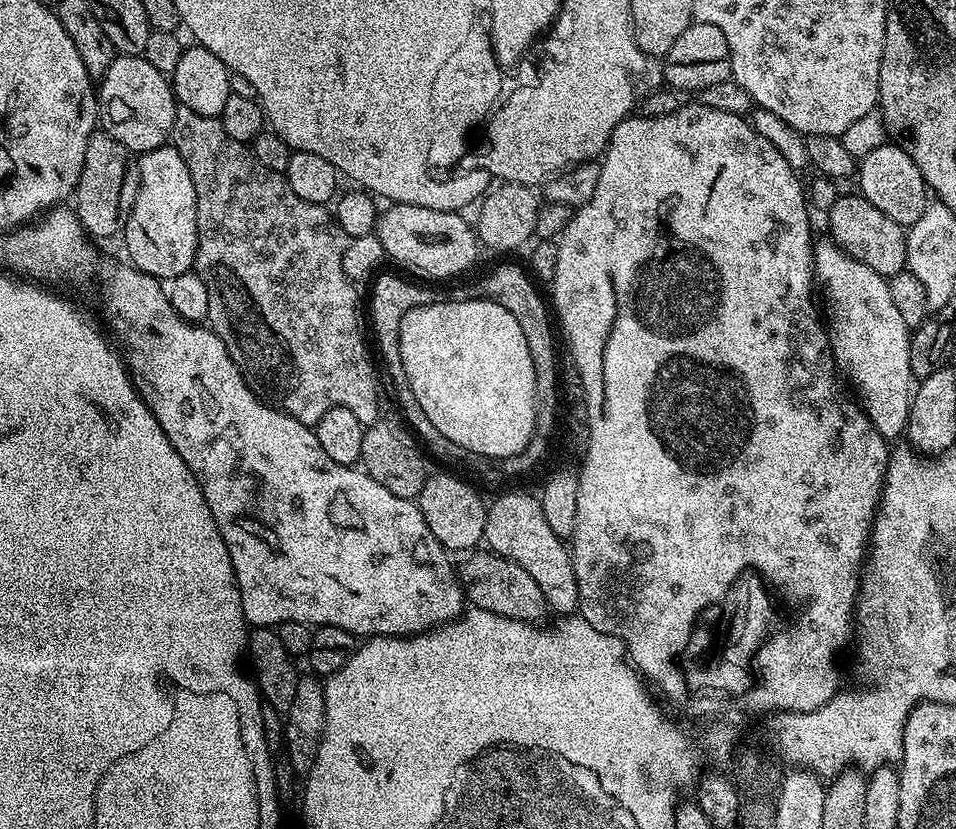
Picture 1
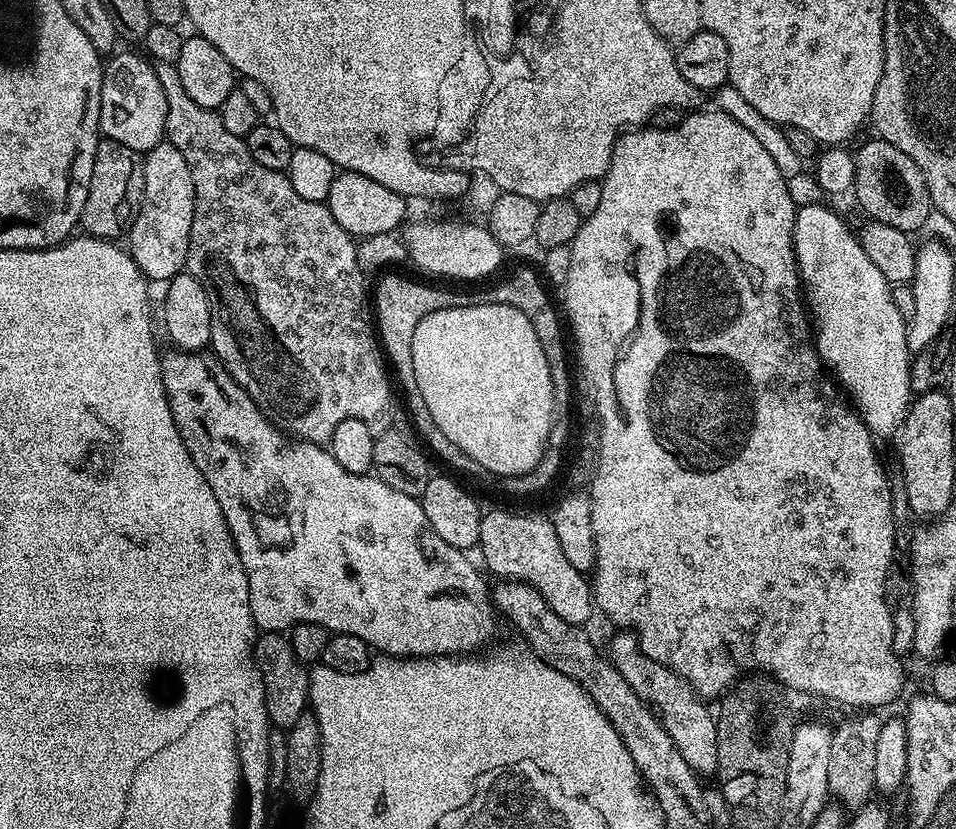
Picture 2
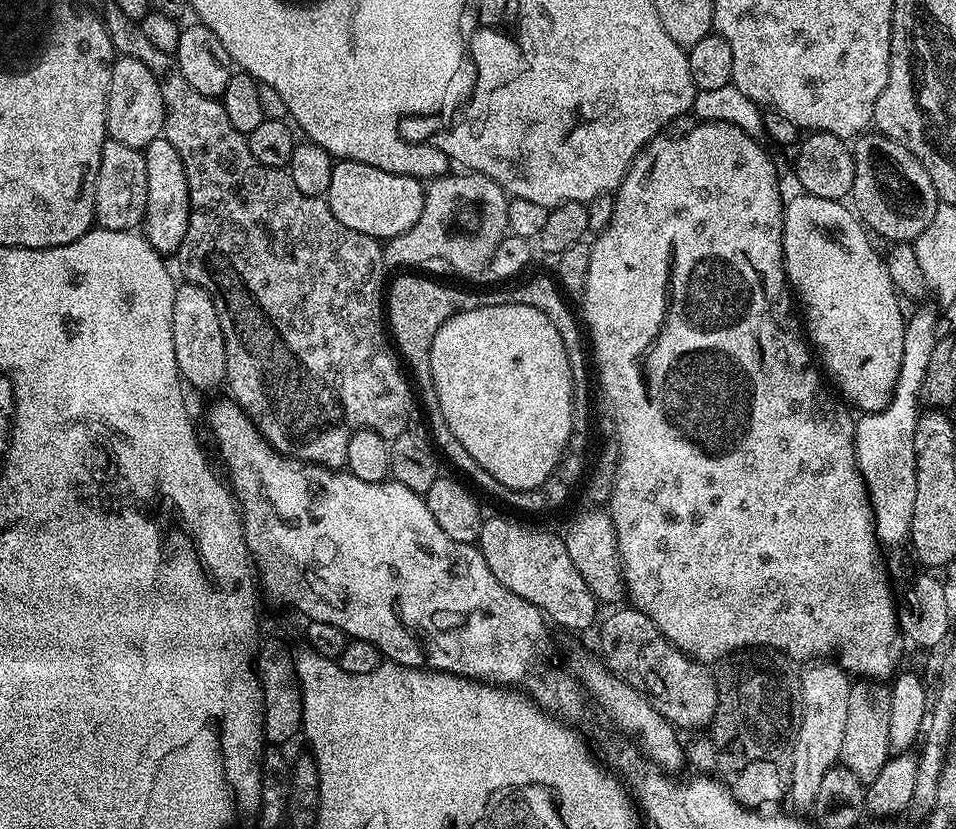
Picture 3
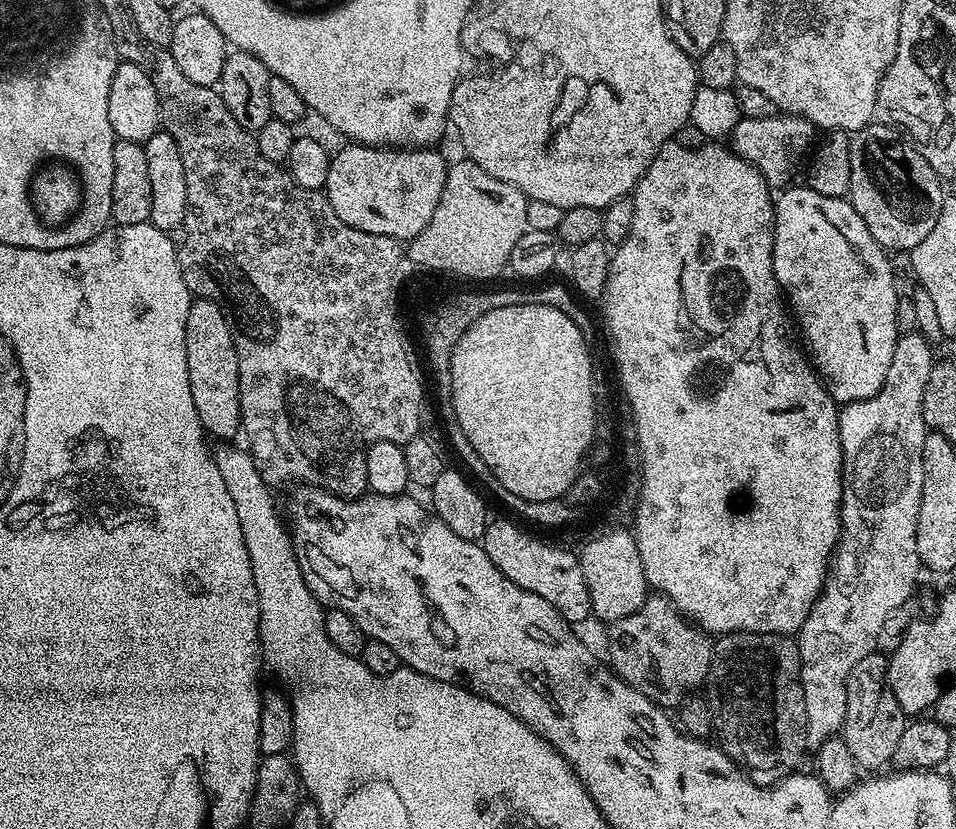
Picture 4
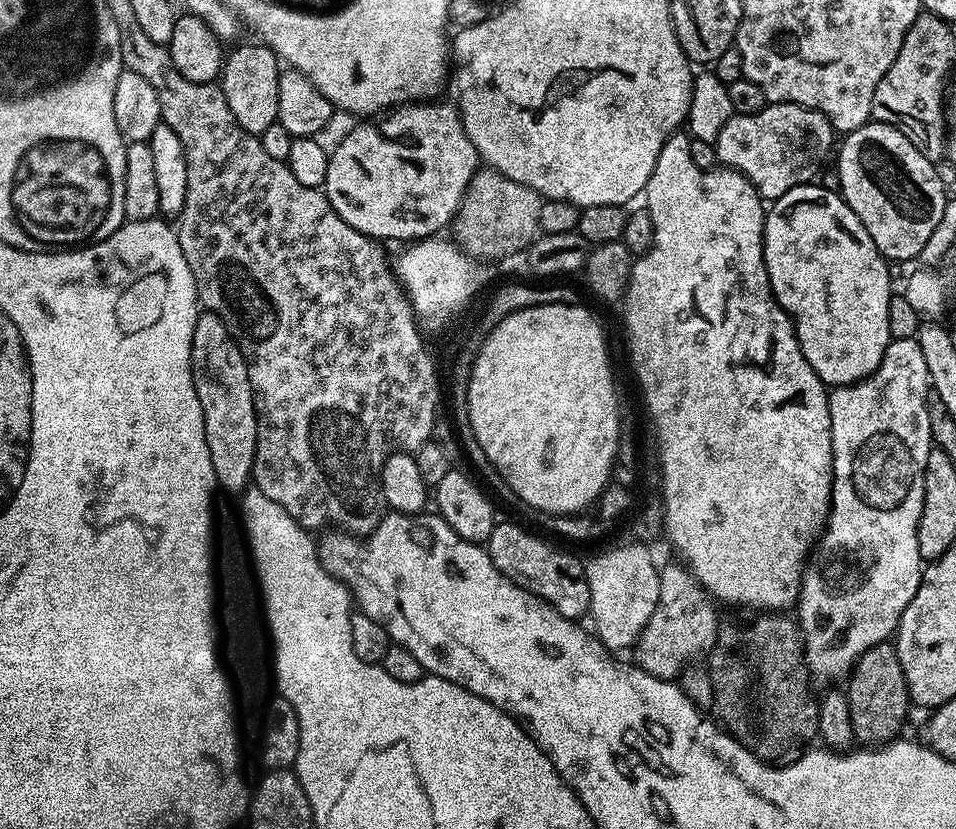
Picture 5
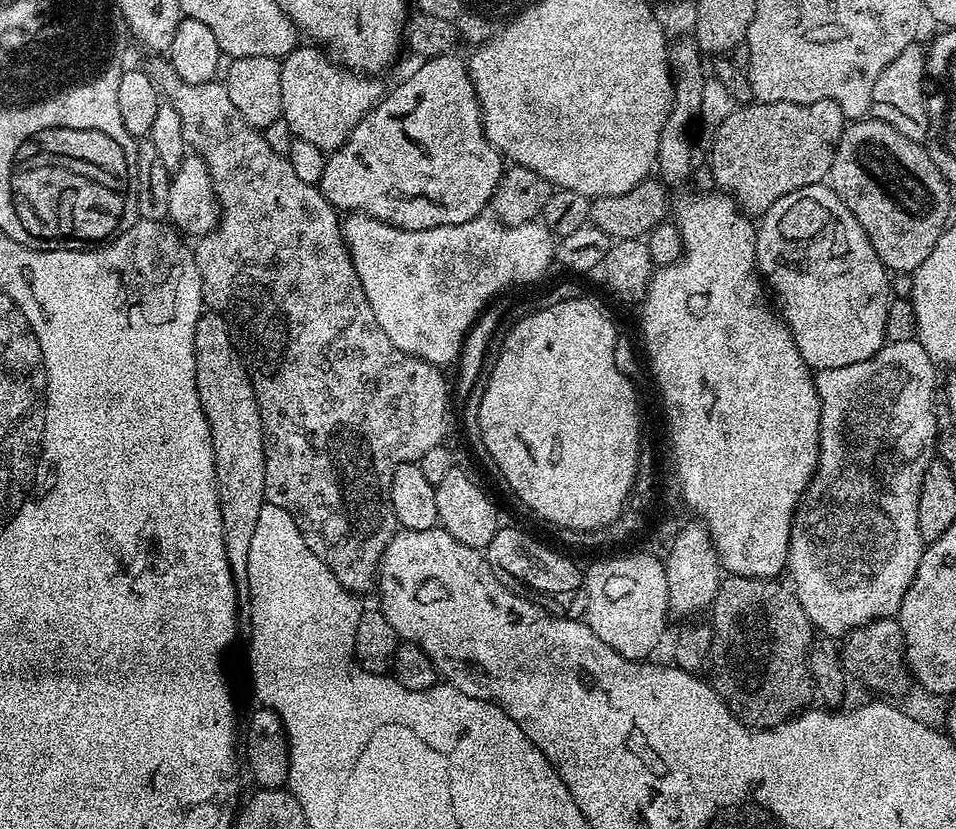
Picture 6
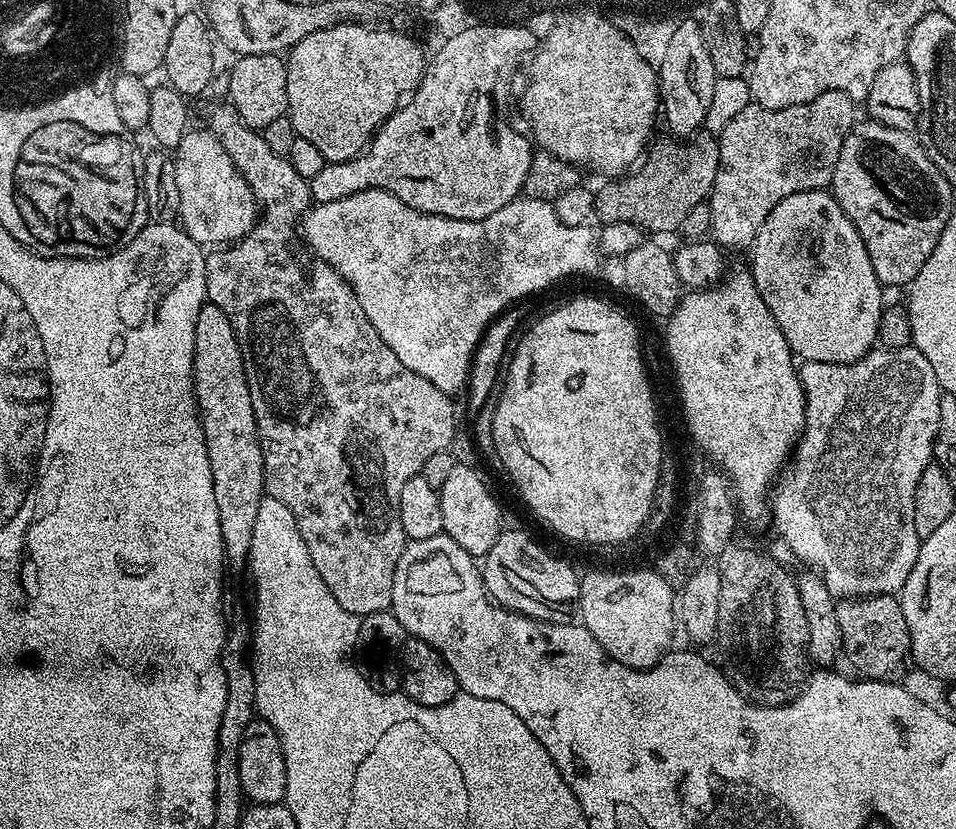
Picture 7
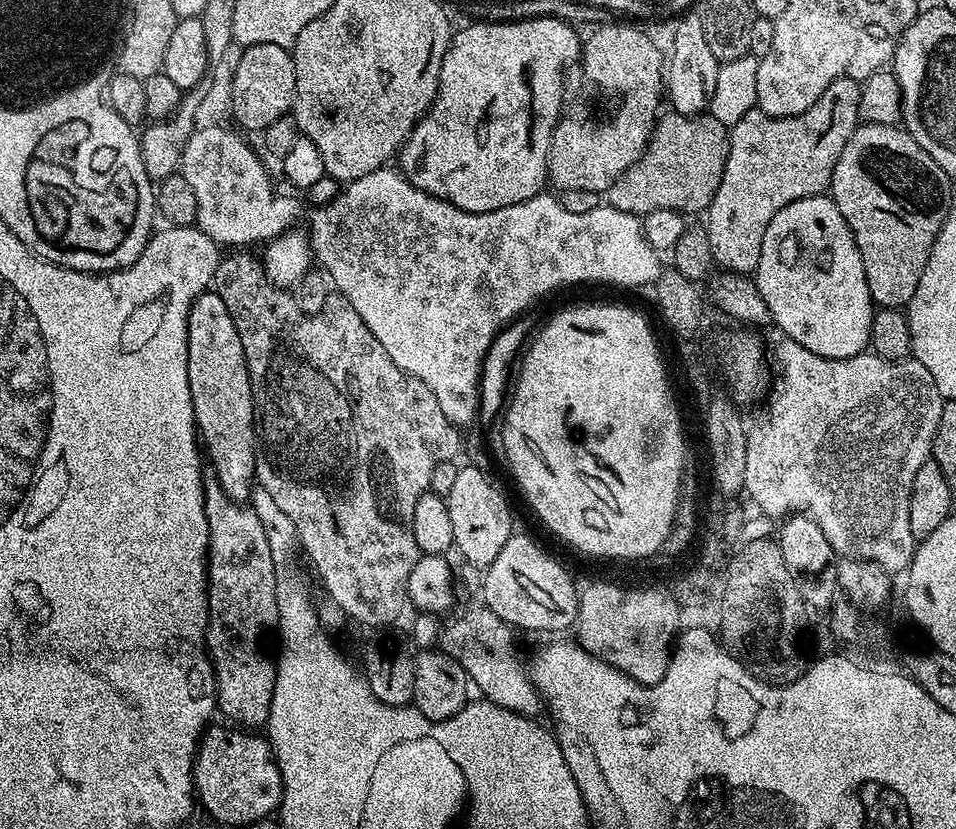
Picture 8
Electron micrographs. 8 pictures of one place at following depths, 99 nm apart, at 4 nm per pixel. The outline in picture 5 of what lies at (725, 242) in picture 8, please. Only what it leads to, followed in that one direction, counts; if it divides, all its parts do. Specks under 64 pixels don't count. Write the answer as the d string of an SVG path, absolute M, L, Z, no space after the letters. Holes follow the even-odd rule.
M768 102L762 110L758 110L758 114L742 114L741 116L734 114L728 119L726 126L722 126L716 139L716 159L723 167L733 168L735 172L744 175L752 183L760 199L771 202L782 198L786 190L794 190L794 186L799 184L811 184L817 179L816 175L819 174L824 159L828 155L829 157L833 155L832 136L834 137L832 123L818 110L801 104Z

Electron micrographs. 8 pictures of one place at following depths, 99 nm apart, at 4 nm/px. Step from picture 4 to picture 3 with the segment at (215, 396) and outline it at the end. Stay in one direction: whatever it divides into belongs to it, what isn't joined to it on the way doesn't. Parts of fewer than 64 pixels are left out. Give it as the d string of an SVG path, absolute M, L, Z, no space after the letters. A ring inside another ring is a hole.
M181 283L174 294L174 358L178 362L181 381L189 389L208 392L225 383L226 338L222 338L222 325L218 322L218 310L214 310L214 298L197 284Z

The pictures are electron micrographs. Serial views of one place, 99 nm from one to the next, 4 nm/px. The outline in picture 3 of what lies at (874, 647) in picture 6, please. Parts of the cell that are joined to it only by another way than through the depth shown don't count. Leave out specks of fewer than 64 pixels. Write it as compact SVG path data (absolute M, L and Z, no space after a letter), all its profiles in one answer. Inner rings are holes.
M861 679L848 689L846 730L842 730L839 763L859 780L869 782L886 766L890 757L890 691L883 683Z

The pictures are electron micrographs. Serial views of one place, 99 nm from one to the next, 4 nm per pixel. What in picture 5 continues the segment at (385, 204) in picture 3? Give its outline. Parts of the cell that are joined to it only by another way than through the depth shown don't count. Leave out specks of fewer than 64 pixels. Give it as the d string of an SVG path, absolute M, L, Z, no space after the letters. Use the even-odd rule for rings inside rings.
M409 102L393 107L377 119L381 120L376 128L368 124L372 122L357 123L360 125L350 129L337 142L336 149L331 149L322 191L342 222L354 226L354 230L371 236L377 242L415 242L443 233L440 231L455 221L464 192L481 167L482 161L474 150L474 142L470 142L460 121L459 107L452 102L432 103L436 102ZM384 132L396 132L396 140L391 140Z

